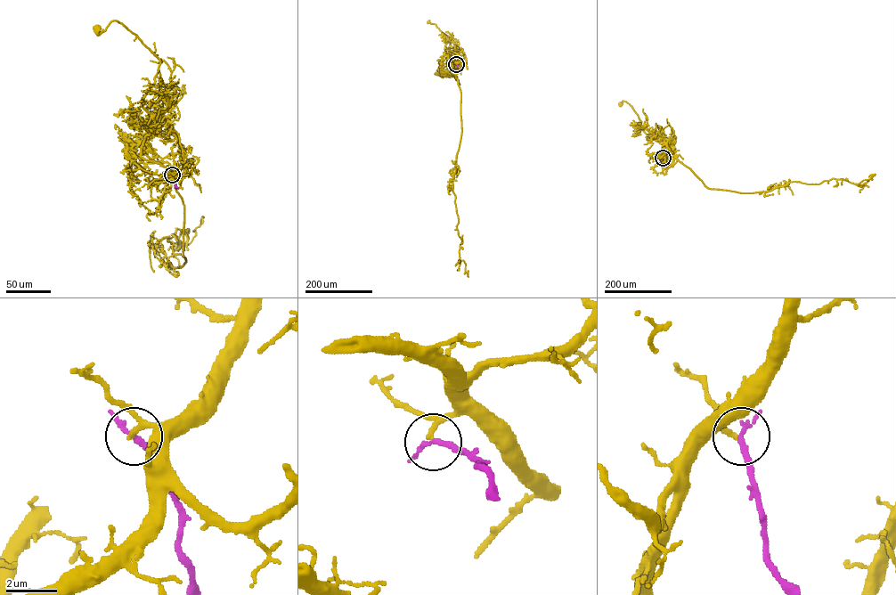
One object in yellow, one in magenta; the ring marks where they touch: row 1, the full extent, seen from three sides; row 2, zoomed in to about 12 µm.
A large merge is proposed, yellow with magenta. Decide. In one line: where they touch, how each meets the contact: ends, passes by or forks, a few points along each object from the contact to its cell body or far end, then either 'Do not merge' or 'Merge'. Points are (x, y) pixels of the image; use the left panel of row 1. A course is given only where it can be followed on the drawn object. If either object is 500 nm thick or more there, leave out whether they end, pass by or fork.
Place: (172, 175). At the ring yellow passes by. At the ring magenta passes by. Course of yellow: (172, 175), (182, 156), (176, 134), (158, 117), (152, 118), (142, 104), (159, 60), (118, 21), (97, 29). Course of magenta: (172, 175), (177, 188). Merge

